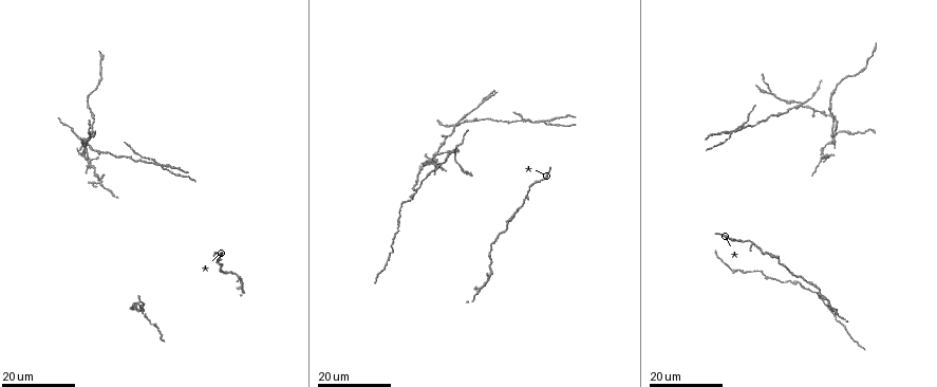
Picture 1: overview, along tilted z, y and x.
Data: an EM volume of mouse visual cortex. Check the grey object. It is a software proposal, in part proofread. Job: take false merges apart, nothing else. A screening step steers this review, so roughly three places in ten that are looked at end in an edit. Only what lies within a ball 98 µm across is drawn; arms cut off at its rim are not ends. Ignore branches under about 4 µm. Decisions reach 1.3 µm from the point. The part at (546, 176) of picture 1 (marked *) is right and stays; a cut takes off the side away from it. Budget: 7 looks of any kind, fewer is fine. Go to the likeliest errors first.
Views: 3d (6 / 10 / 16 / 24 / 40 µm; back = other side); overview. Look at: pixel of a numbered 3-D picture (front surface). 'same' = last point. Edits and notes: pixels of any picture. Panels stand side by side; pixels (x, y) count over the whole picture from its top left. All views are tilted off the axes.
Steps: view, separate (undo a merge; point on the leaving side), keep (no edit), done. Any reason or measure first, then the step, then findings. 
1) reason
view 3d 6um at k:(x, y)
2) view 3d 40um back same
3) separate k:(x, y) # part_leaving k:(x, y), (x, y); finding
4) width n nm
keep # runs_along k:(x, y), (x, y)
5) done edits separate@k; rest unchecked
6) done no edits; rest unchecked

small branch off a trunk
view 3d 16um at 1:(453, 126)

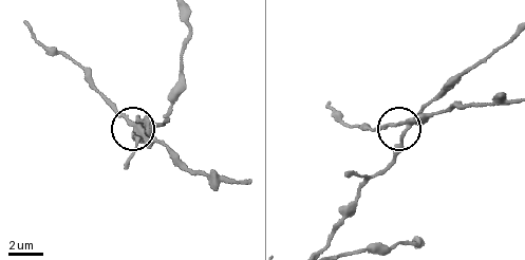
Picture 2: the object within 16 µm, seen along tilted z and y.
view 3d 6um at 2:(404, 132)

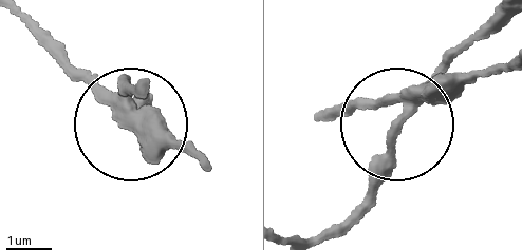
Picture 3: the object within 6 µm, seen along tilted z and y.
side_arm 16 um
separate 3:(465, 46) # part_leaving 3:(414, 98), (389, 137), (386, 180), (317, 238); two neurons meet here

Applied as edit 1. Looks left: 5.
view overview

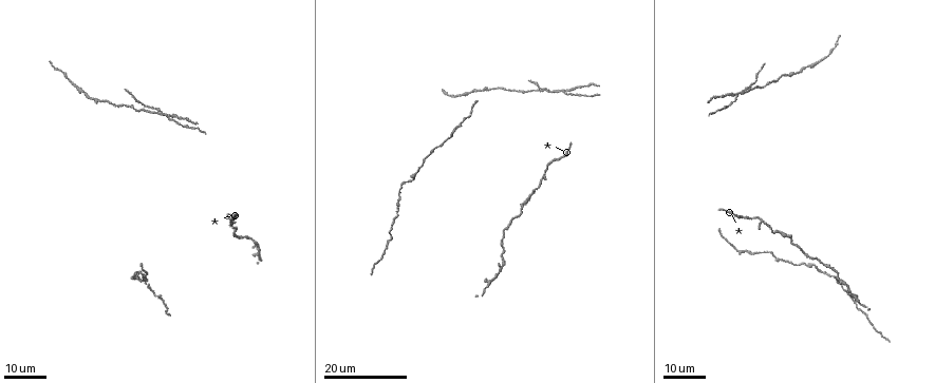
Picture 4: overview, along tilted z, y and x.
a fork
view 3d 24um at 4:(165, 115)

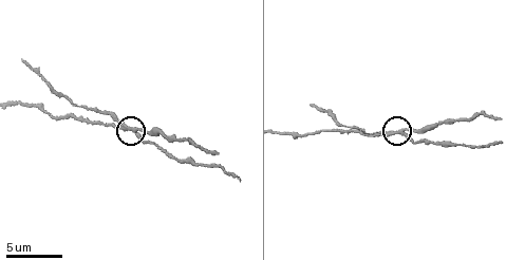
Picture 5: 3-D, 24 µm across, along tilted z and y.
view 3d 10um at 5:(406, 130)

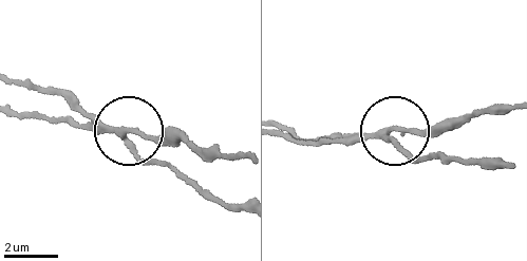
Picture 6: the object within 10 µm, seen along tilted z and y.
width 180 nm
separate 6:(135, 155) # part_leaving 6:(109, 131), (125, 136), (146, 161), (240, 208); two neurons meet here

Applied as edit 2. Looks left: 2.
calibre changes
view 3d 16um at 4:(412, 179)

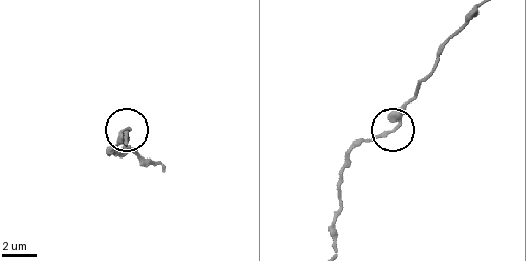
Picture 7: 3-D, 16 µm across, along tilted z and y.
view 3d 6um at 7:(129, 129)

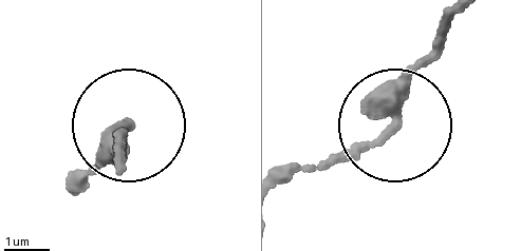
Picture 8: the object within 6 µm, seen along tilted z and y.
keep # all the same neuron

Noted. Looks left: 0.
done edits separate@3, separate@6; rest unchecked

